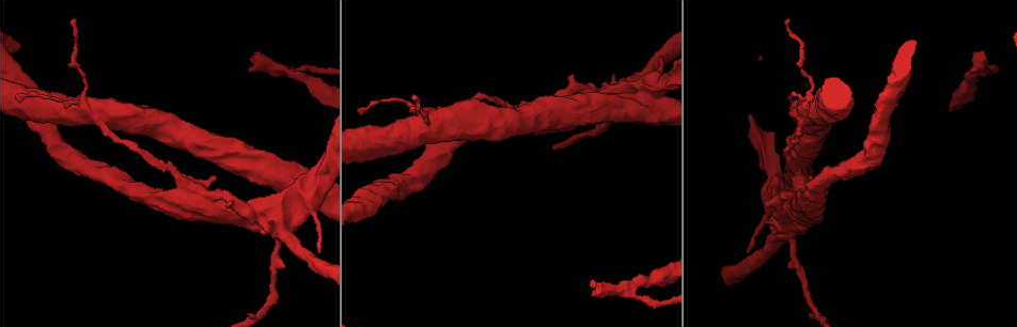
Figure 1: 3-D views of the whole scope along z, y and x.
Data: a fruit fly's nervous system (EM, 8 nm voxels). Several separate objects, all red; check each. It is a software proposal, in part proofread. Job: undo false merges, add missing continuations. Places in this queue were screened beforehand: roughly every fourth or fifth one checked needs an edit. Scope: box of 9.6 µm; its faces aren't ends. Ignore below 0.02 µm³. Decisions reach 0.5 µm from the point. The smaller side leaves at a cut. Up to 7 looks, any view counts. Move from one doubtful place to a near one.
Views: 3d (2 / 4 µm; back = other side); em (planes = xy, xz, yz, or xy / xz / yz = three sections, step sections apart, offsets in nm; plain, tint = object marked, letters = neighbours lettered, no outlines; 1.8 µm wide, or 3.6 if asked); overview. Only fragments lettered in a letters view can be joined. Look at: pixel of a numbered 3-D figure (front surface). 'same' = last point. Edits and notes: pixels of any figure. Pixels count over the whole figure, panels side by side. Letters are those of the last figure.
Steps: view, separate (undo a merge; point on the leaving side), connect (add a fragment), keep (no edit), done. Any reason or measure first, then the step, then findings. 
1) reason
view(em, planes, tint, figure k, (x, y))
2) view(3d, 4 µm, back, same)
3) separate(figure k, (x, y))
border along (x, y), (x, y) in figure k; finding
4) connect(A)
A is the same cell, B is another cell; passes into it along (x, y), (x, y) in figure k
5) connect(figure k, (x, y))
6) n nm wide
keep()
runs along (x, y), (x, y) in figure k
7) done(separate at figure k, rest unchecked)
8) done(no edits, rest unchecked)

view(em, 3.6 µm, planes, letters, figure 1, (302, 190))

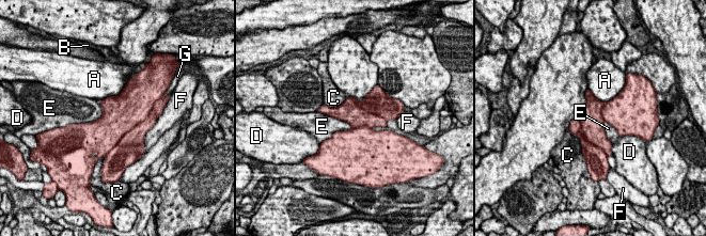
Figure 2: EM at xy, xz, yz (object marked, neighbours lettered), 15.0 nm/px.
separate(figure 2, (120, 118))
A, B, C, D, E, F and G are other cells; border along (151, 109), (150, 113), (106, 154) in figure 2; two neurons meet here

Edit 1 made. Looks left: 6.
view(overview)

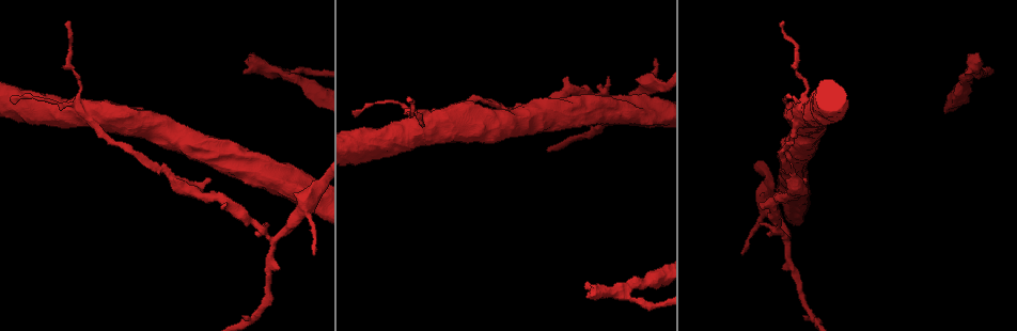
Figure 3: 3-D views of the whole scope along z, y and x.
closes a loop
view(3d, 4 µm, figure 3, (503, 108))

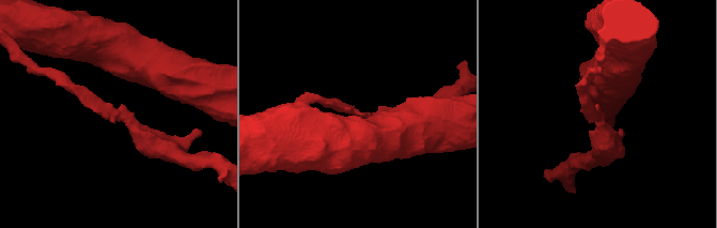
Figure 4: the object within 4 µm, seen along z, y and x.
shape alone is not enough
view(em, yz, step 8, letters, figure 4, (359, 115))

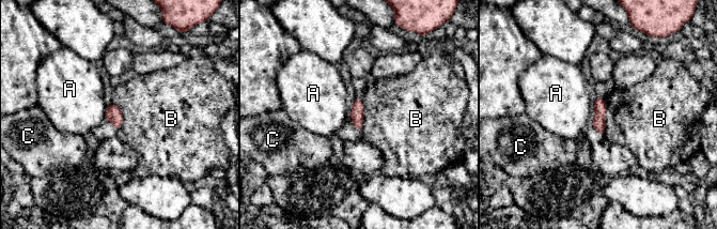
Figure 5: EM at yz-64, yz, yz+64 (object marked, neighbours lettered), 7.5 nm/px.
keep()
A, B and C are other cells; border along (357, 95), (363, 107), (360, 131) in figure 5; all the same neuron

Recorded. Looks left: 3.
sharp bend
view(em, 3.6 µm, planes, letters, figure 3, (421, 111))

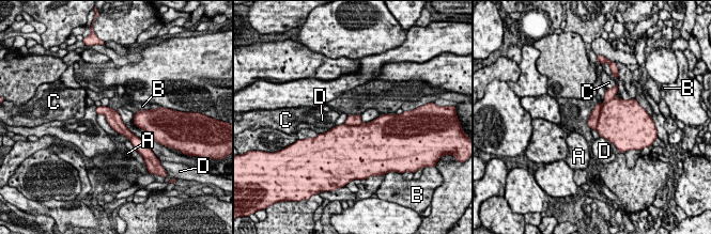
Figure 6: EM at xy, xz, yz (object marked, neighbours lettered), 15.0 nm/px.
keep()
A, B, C and D are other cells; runs along (98, 109), (104, 110), (136, 140) in figure 6; all the same neuron

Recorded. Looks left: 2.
done(separate at figure 2, rest unchecked)

